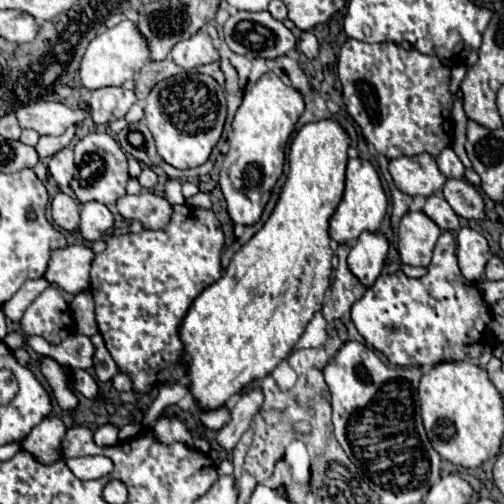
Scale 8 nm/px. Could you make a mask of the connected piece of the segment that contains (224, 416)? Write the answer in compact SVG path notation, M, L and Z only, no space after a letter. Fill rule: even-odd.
M220 407L212 413L200 413L200 421L206 429L212 429L212 431L218 431L226 421L228 421L228 409L226 407Z

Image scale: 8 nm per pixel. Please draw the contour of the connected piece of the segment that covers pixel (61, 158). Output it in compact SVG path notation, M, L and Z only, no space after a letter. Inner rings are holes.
M70 147L62 149L60 153L56 153L56 155L48 161L50 177L52 177L60 187L68 187L68 185L70 185L75 170L78 170L78 167L76 167L73 150L70 149Z

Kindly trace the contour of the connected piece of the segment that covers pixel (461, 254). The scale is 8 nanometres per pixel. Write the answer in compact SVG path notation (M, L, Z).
M470 227L460 229L456 255L458 255L460 271L468 281L478 281L484 273L484 265L488 263L488 257L492 257L484 235Z

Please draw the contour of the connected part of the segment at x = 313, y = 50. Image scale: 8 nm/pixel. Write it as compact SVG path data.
M302 31L300 39L298 39L298 49L308 57L314 59L318 55L318 39L310 33L310 31Z

